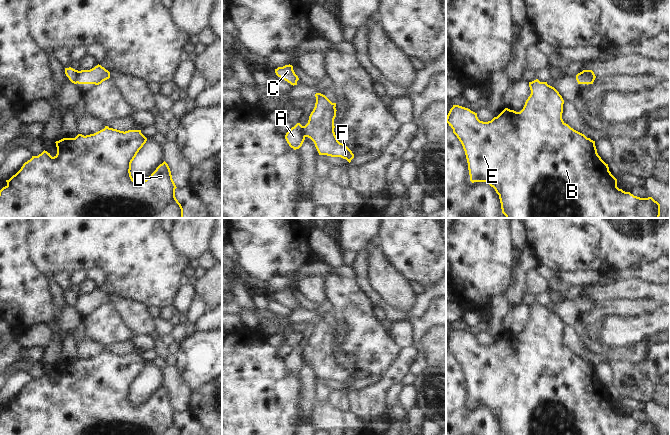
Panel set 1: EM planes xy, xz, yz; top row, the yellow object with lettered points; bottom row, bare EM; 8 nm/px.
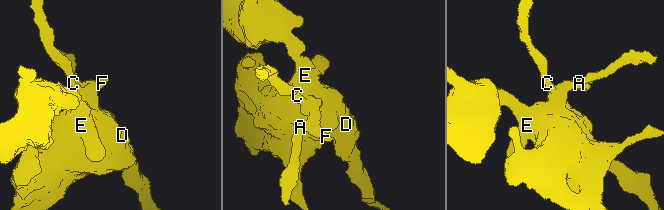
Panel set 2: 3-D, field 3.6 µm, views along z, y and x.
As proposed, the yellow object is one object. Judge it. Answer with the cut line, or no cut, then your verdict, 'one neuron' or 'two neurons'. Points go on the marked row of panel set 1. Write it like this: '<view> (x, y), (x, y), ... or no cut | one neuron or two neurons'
yz (582, 71), (594, 79) | two neurons

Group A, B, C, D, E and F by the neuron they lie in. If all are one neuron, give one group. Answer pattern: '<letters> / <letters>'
A / B C D E F

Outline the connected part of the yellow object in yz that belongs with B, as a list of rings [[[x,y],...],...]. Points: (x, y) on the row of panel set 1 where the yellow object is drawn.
[[[538,79],[529,82],[531,94],[520,112],[505,108],[497,117],[491,121],[483,122],[477,117],[477,113],[468,108],[453,105],[450,109],[446,122],[453,129],[453,133],[461,142],[465,151],[470,181],[486,182],[493,187],[499,195],[502,213],[506,218],[659,218],[660,204],[652,197],[640,198],[630,192],[625,192],[617,187],[617,179],[609,171],[606,164],[597,153],[595,141],[587,138],[584,134],[574,130],[562,119],[564,100],[559,92],[547,82],[540,82]]]

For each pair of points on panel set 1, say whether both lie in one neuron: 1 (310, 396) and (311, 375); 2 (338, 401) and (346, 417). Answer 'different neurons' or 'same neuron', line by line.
1: same neuron
2: different neurons

